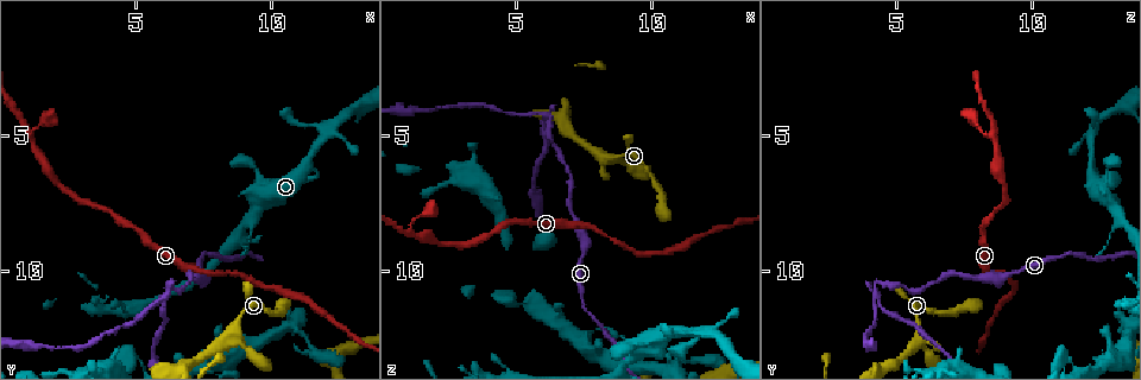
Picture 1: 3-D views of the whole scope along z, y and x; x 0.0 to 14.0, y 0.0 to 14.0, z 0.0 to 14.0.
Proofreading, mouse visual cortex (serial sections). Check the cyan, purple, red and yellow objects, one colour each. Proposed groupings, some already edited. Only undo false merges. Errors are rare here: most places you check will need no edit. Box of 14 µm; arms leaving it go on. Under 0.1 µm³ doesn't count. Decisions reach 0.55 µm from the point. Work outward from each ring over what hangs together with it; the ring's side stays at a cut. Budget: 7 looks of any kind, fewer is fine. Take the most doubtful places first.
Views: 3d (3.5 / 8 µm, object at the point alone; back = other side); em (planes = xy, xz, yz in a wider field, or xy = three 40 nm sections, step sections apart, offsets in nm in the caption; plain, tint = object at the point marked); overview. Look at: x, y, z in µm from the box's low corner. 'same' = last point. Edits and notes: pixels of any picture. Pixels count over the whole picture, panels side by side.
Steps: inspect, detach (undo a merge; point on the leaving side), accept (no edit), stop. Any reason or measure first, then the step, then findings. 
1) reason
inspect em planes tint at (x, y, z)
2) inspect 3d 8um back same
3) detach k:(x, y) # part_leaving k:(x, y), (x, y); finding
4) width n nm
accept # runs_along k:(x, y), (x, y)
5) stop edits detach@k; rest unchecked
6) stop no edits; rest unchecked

three-way junction
inspect 3d 3.5um at (6.0, 10.8, 4.3)

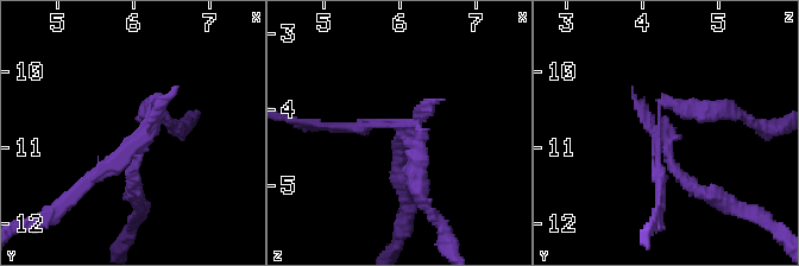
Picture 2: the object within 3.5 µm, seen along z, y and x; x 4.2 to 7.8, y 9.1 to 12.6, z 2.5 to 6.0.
shape alone is not enough
inspect em xy step 2 tint at (6.05, 10.90, 4.20)

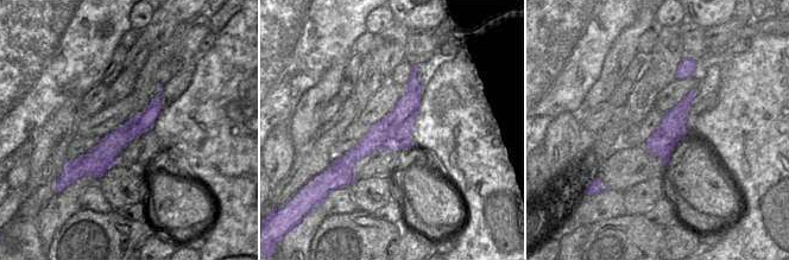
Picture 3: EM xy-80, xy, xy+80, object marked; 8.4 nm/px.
detach 2:(142, 149) # part_leaving 2:(152, 113), (152, 127), (76, 196); a second cell is stuck on

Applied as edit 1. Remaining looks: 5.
a narrow waist
inspect 3d 3.5um at (1.2, 5.1, 8.5)

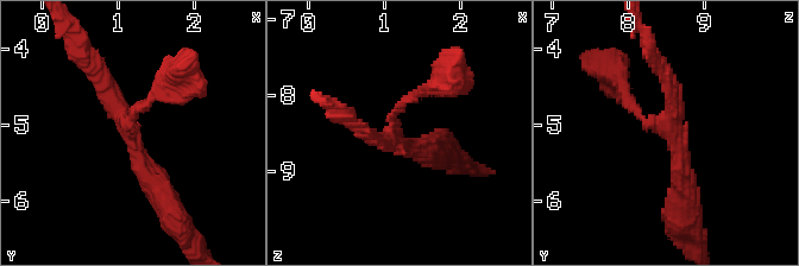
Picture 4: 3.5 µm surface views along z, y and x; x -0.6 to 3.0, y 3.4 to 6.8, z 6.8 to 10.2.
arms 3; arm_widths 150, 200, 300 nm
inspect em xy step 2 tint at (1.15, 5.05, 8.60)

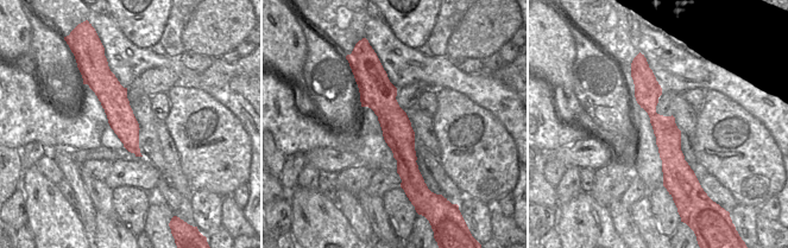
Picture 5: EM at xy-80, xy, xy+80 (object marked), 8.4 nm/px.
accept # runs_along 5:(377, 64), (404, 185); one cell here

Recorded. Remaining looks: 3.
abrupt turn
inspect 3d 3.5um at (11.4, 6.2, 12.2)

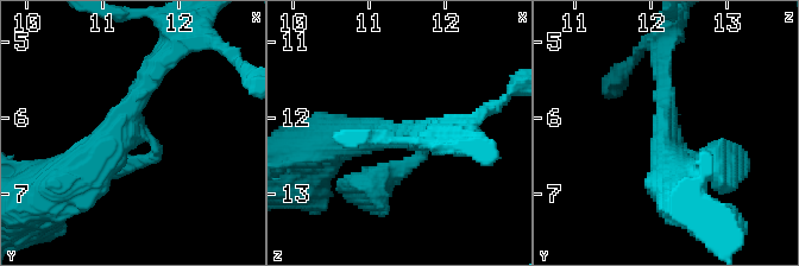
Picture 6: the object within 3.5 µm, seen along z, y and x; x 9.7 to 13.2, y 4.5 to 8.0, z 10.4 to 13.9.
now the EM
inspect em planes tint at (11.45, 6.20, 12.30)

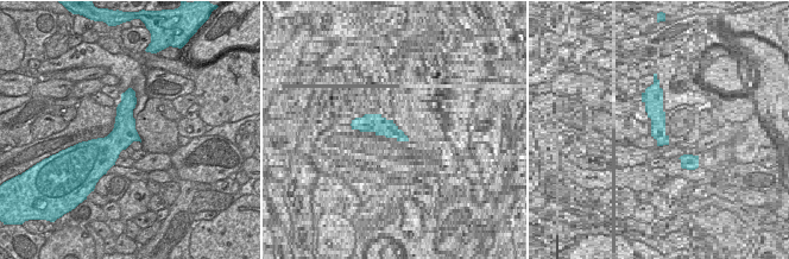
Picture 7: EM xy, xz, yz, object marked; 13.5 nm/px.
arms 3
accept # runs_along 7:(125, 95), (108, 164); continuous, no second cell

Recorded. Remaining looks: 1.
stop edits detach@2; rest unchecked

